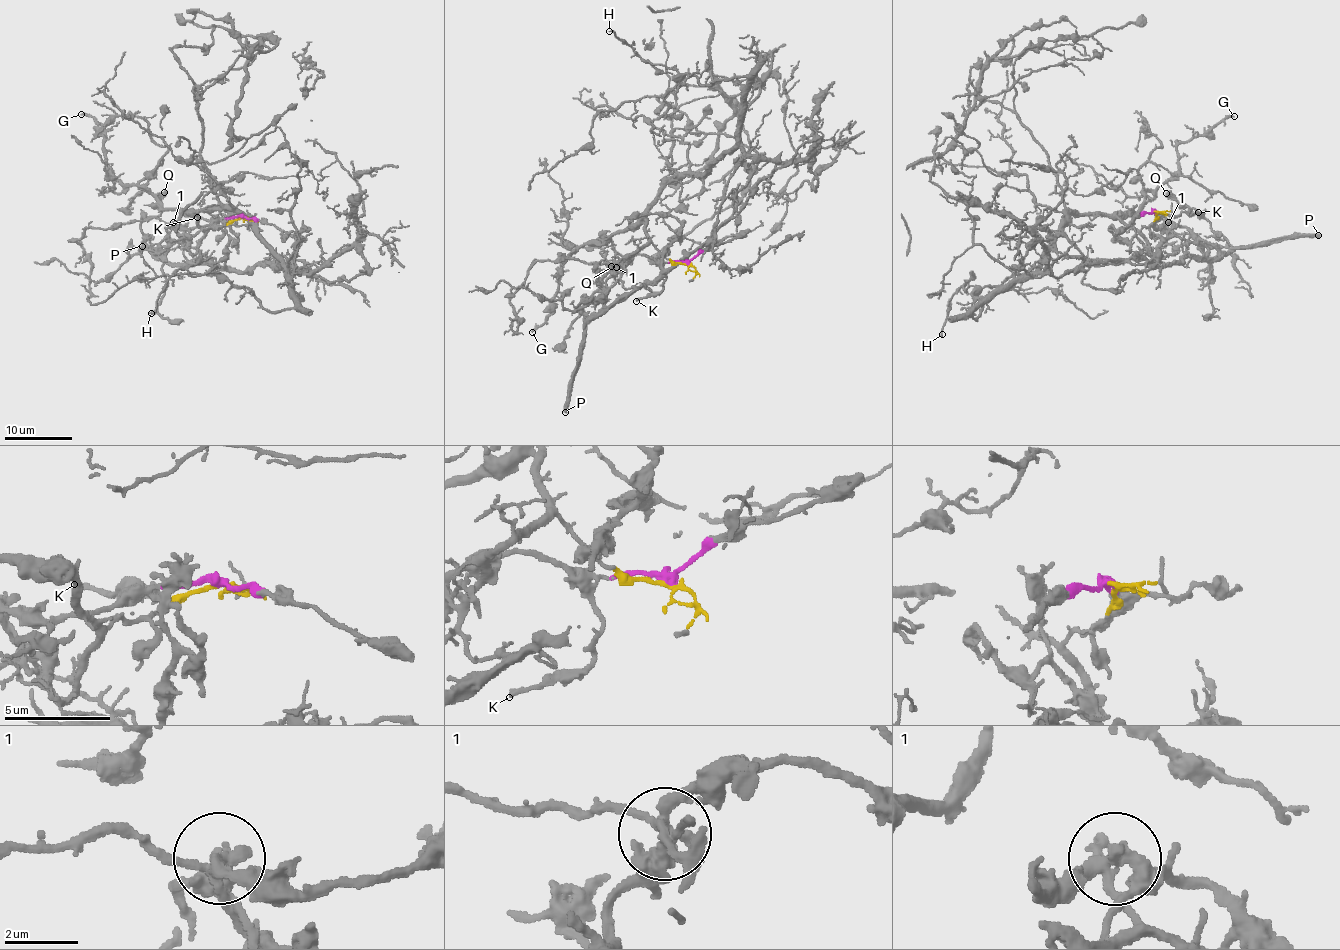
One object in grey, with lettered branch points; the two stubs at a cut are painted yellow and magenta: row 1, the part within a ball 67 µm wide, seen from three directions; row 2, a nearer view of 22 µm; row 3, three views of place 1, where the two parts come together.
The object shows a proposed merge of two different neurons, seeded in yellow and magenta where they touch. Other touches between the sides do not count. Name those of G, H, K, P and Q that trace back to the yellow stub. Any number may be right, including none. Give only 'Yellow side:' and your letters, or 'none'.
Yellow side: G, H

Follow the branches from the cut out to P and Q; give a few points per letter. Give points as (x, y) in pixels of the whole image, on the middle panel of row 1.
P: (687, 264), (659, 261), (646, 254), (624, 256), (605, 285), (601, 311), (584, 327), (580, 360), (564, 412)
Q: (687, 264), (624, 256), (605, 282), (603, 307), (587, 324), (580, 303), (601, 295), (602, 276), (612, 266)

